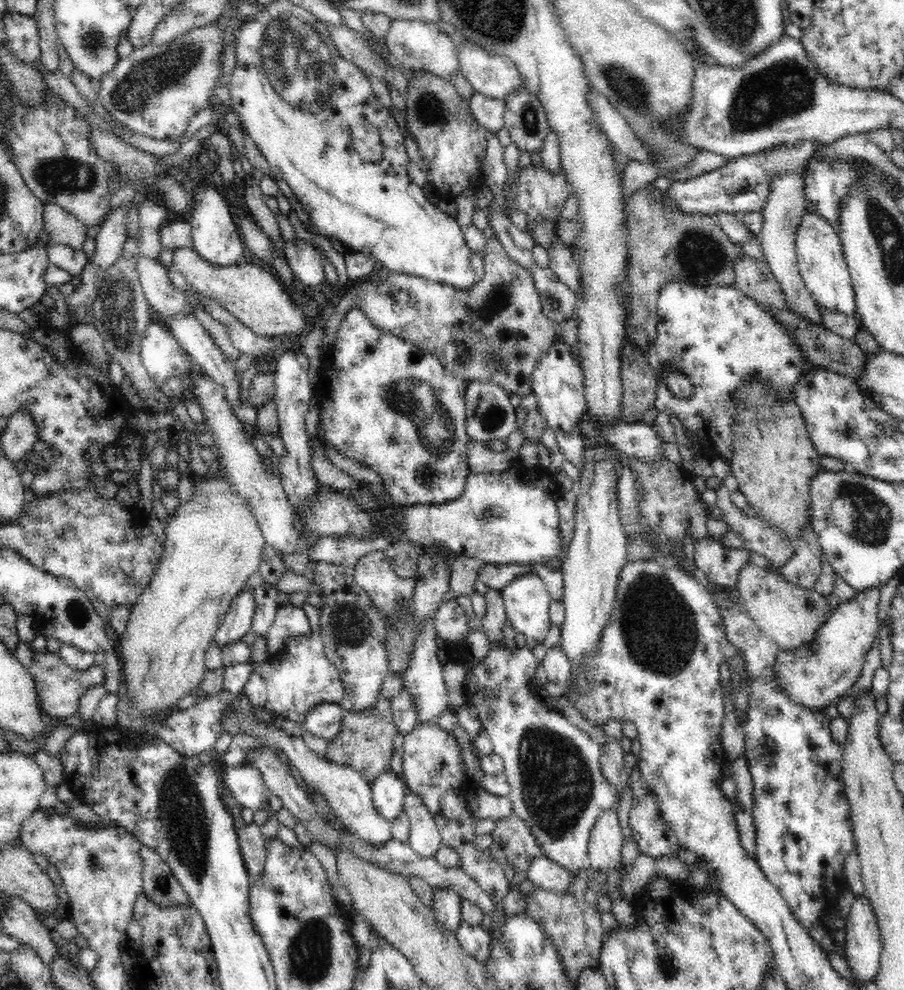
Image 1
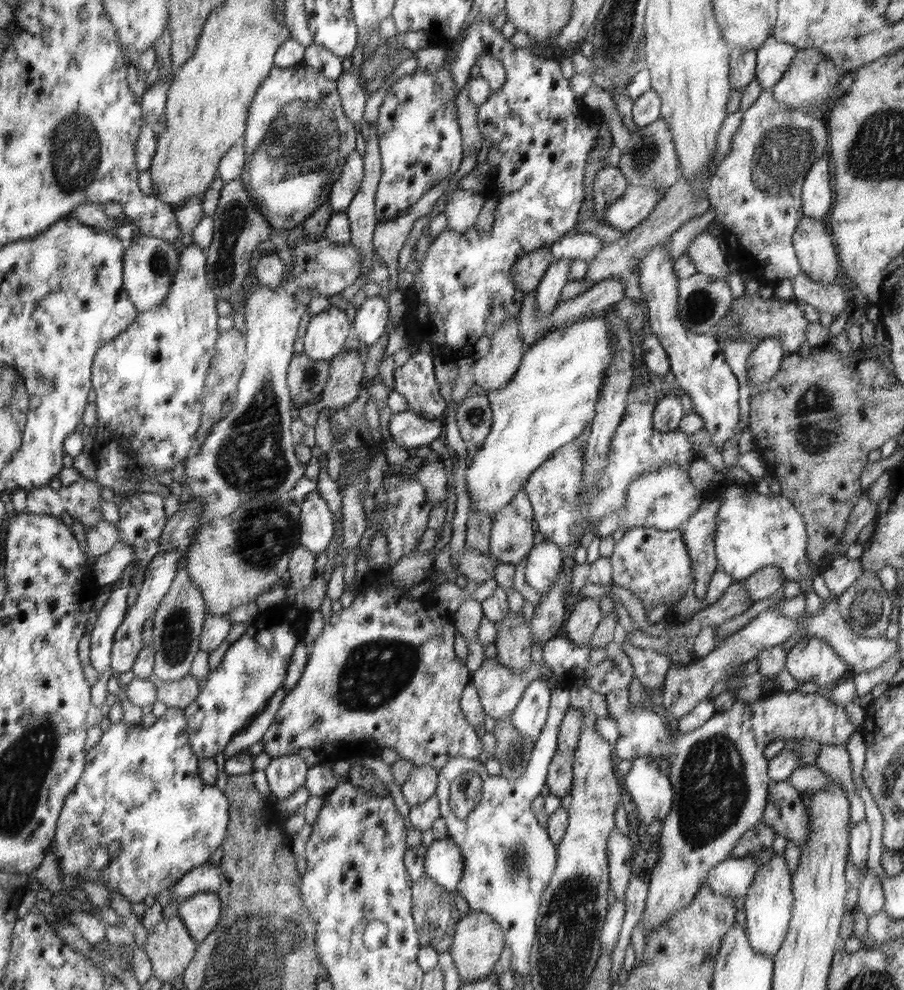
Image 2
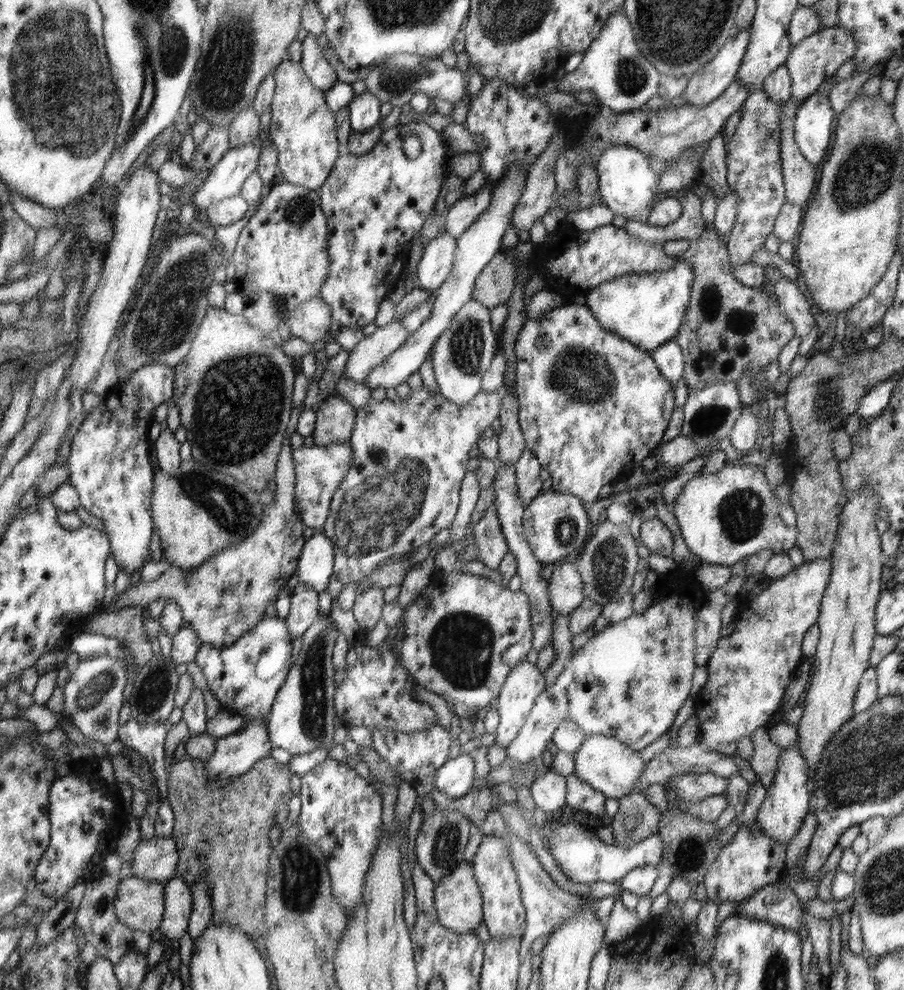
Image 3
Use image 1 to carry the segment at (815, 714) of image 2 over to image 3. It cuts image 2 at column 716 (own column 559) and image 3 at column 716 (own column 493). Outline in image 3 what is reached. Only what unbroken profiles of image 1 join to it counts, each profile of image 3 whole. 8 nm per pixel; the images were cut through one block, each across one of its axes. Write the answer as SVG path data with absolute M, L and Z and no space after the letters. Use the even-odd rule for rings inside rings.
M826 558L804 562L788 575L770 581L770 585L760 591L748 604L742 604L733 622L734 630L721 639L705 665L708 681L698 695L695 715L700 719L701 744L708 751L716 752L720 743L735 742L744 736L750 736L756 729L771 720L782 708L786 686L797 672L802 659L802 642L809 629L817 624L821 612L821 602L829 588L830 576L833 576L832 560Z

